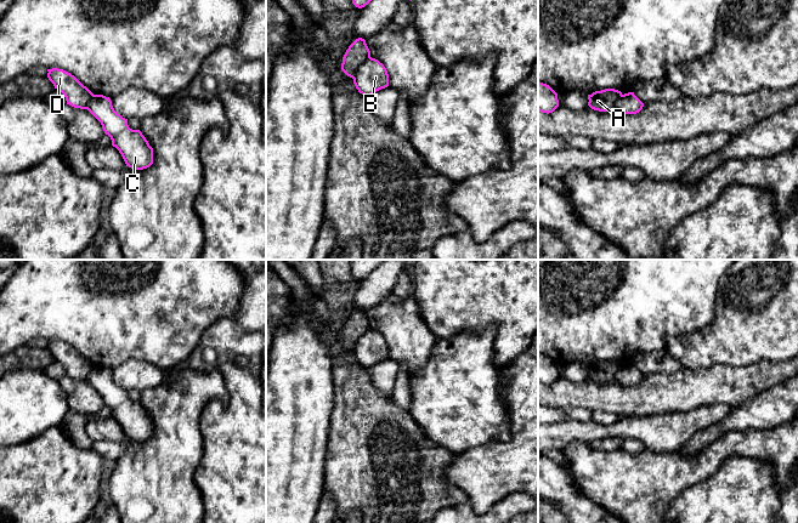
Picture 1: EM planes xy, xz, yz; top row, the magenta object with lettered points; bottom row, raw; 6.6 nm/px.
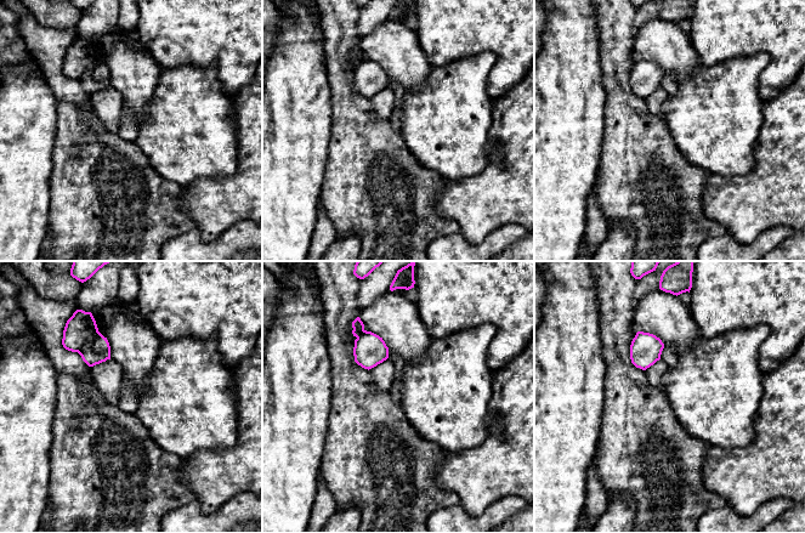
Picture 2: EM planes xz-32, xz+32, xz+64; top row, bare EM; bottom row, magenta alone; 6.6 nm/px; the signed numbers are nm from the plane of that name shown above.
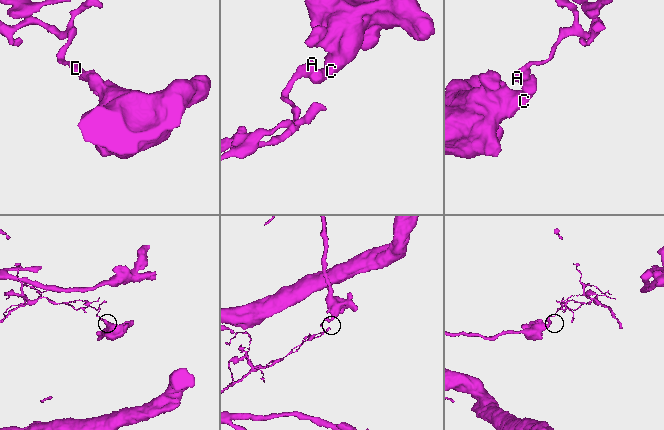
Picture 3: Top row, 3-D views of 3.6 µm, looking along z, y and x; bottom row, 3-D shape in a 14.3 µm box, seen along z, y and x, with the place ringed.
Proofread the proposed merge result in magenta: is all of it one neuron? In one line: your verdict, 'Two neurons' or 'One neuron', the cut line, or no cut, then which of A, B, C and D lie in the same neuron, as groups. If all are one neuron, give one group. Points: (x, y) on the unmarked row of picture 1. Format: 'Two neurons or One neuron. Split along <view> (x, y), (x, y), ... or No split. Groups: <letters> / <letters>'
Two neurons. Split along xz (371, 329), (357, 341), (352, 350). Groups: A D / B C

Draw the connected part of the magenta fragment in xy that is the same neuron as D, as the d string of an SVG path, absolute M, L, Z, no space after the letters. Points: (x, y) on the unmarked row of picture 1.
M52 340L47 341L47 343L49 352L53 356L55 360L63 365L67 376L74 380L87 381L89 374L95 366L86 358L63 341Z

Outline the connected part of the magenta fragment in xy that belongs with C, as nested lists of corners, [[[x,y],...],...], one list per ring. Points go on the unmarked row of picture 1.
[[[95,366],[89,374],[87,382],[101,394],[126,438],[143,442],[153,436],[153,420],[140,402],[130,400],[128,391],[114,382],[109,369]]]

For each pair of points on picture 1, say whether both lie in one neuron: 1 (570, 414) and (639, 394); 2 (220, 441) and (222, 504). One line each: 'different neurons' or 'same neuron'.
1: different neurons
2: same neuron

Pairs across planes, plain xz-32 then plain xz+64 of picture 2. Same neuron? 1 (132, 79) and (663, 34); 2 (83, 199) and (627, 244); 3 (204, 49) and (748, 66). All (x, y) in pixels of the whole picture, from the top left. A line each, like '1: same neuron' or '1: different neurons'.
1: same neuron
2: different neurons
3: different neurons

